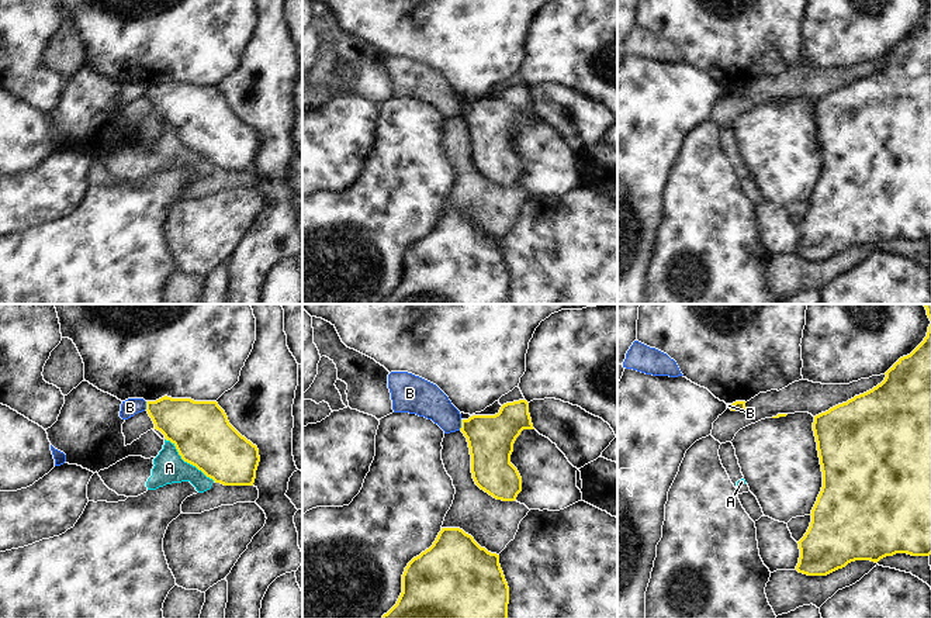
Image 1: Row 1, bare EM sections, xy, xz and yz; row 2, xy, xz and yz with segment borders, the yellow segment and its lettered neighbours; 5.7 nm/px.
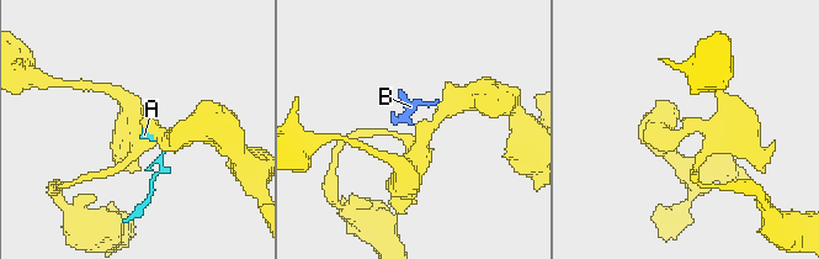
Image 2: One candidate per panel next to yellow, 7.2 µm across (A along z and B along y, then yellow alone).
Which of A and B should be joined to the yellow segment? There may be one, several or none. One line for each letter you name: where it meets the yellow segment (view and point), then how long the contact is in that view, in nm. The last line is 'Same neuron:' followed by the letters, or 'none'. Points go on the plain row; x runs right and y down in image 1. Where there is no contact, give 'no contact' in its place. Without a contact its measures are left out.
Same neuron: none

